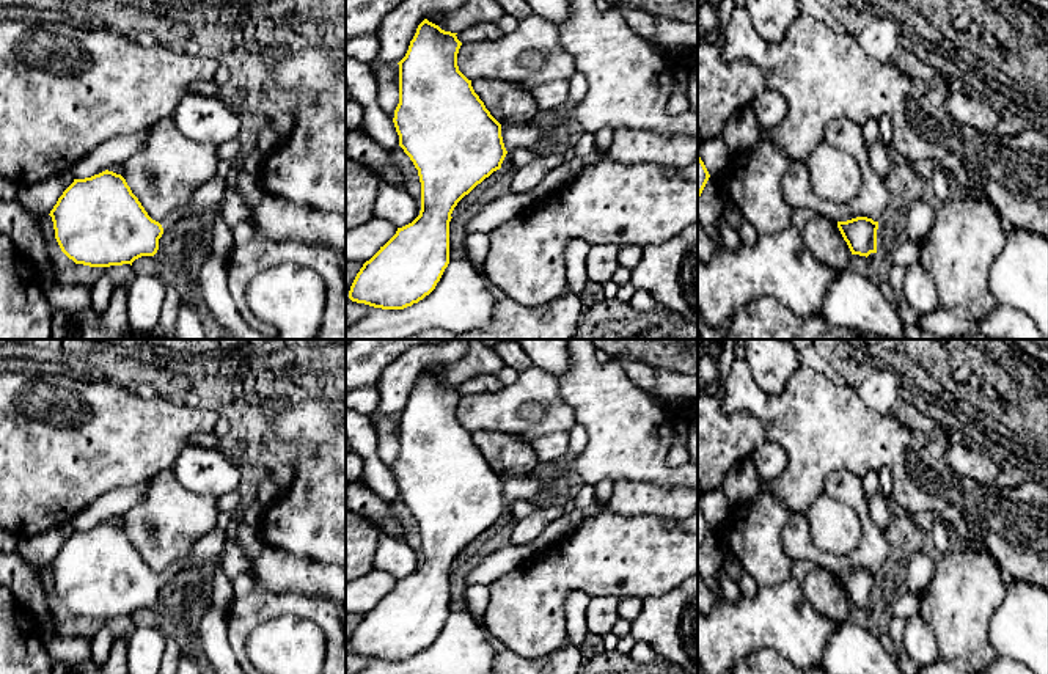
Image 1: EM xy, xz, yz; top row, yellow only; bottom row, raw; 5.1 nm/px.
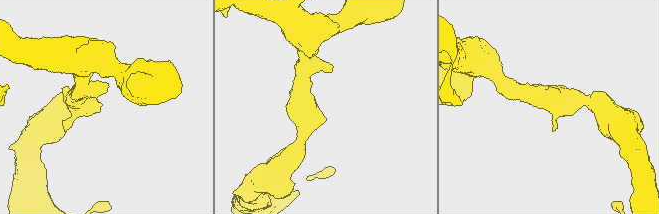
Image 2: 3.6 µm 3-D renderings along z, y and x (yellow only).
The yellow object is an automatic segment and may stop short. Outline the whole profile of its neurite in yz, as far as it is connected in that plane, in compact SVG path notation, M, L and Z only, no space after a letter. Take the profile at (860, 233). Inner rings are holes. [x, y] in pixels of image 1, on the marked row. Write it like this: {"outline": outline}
{"outline": "M856 217L847 222L837 222L837 228L852 255L867 258L870 253L877 253L878 222L867 217Z"}

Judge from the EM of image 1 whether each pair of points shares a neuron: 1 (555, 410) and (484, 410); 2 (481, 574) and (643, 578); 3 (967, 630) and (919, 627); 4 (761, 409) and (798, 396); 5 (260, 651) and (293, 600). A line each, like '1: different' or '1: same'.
1: same
2: different
3: different
4: same
5: different

